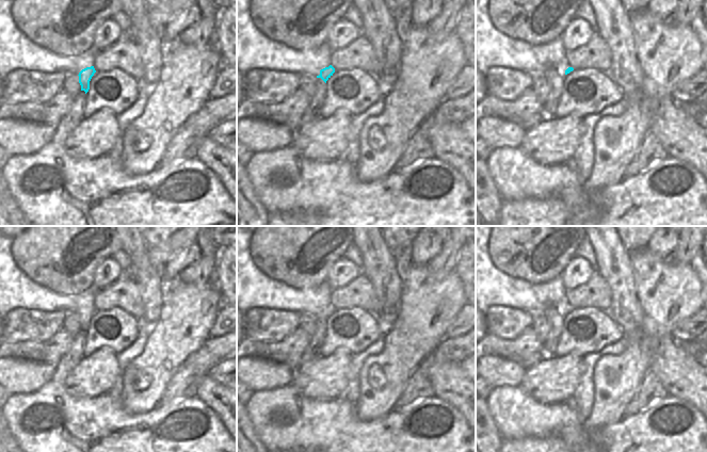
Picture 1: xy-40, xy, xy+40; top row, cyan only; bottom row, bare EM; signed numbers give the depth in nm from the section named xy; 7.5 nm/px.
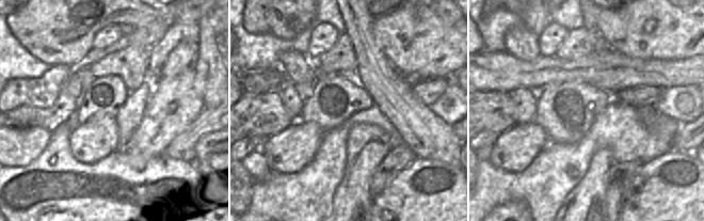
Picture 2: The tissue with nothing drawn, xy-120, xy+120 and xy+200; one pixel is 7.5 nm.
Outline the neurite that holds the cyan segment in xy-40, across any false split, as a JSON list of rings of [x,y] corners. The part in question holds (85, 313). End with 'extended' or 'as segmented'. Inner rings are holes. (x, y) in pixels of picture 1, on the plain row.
[[[94,305],[82,308],[78,313],[66,310],[62,327],[74,337],[81,329],[84,329],[86,333],[90,328],[90,320],[95,311]]] | extended

